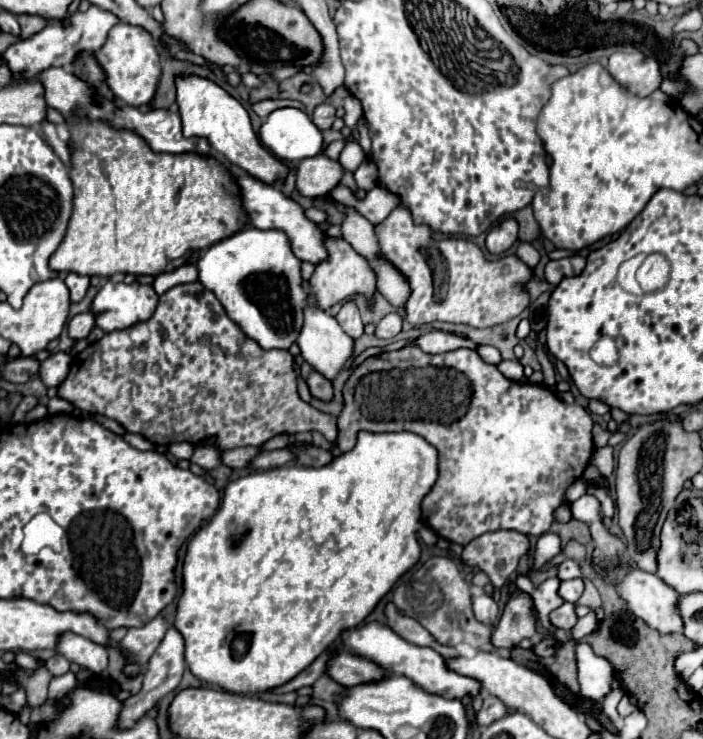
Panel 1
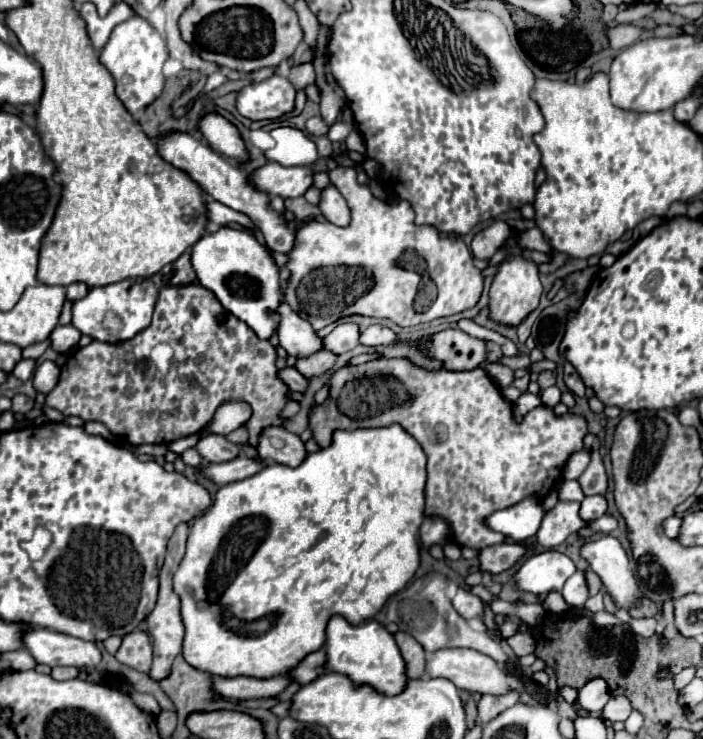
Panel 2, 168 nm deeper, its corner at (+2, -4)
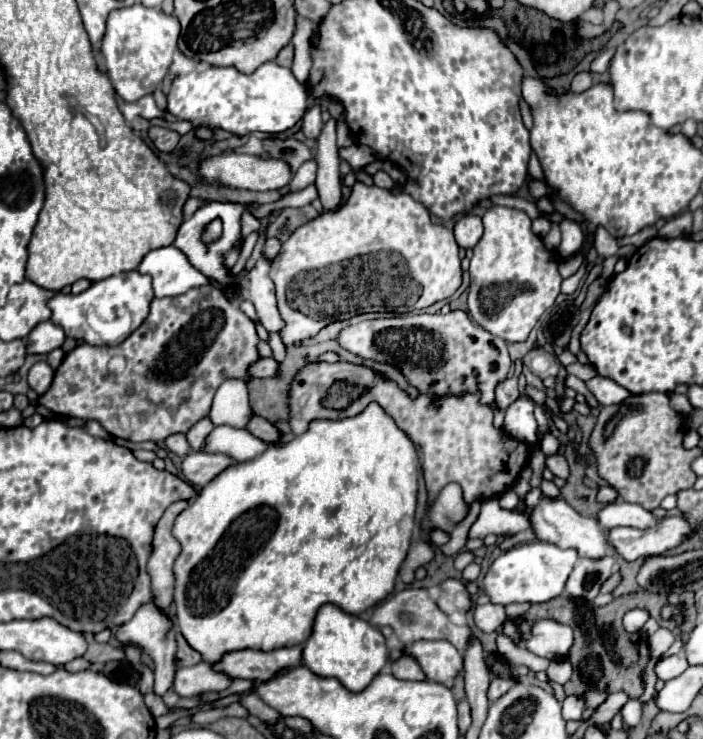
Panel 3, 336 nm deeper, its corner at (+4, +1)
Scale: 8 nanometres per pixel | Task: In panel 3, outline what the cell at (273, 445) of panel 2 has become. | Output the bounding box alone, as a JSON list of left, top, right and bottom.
[246,416,282,444]

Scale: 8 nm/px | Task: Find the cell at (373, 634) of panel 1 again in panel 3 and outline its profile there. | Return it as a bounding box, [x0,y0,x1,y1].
[304,604,388,692]

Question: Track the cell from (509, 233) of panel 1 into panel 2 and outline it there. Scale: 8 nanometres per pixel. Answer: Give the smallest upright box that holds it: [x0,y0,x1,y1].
[470,221,512,259]

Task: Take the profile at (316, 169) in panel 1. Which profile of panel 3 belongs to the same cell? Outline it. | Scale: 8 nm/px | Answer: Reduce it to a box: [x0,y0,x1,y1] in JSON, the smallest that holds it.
[200,152,292,190]

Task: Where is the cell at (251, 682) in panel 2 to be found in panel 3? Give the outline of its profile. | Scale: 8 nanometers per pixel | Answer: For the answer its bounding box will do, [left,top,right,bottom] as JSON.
[174,662,232,696]

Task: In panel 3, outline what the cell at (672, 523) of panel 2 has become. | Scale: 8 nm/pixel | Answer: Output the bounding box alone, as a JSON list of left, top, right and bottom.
[598,502,658,530]

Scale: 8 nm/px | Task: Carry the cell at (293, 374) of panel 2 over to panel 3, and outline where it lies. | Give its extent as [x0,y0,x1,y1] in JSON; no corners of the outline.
[248,358,280,378]

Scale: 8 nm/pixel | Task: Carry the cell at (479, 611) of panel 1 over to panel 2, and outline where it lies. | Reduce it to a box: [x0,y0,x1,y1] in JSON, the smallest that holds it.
[452,587,484,621]

